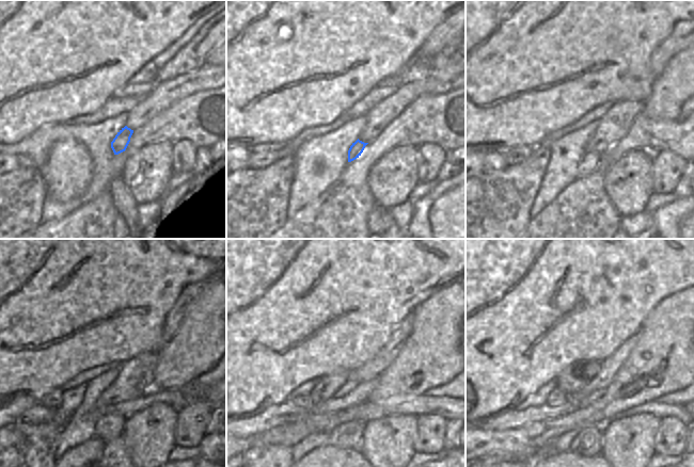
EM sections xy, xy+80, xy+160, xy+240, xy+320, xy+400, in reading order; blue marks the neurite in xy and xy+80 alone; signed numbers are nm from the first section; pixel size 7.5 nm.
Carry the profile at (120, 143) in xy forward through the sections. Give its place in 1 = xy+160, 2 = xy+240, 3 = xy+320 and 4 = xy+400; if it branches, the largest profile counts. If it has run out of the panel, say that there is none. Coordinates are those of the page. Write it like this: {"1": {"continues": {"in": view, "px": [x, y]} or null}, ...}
{"1": {"continues": {"in": "xy+160", "px": [590, 161]}}, "2": {"continues": {"in": "xy+240", "px": [110, 427]}}, "3": {"continues": {"in": "xy+320", "px": [348, 434]}}, "4": {"continues": {"in": "xy+400", "px": [588, 443]}}}

